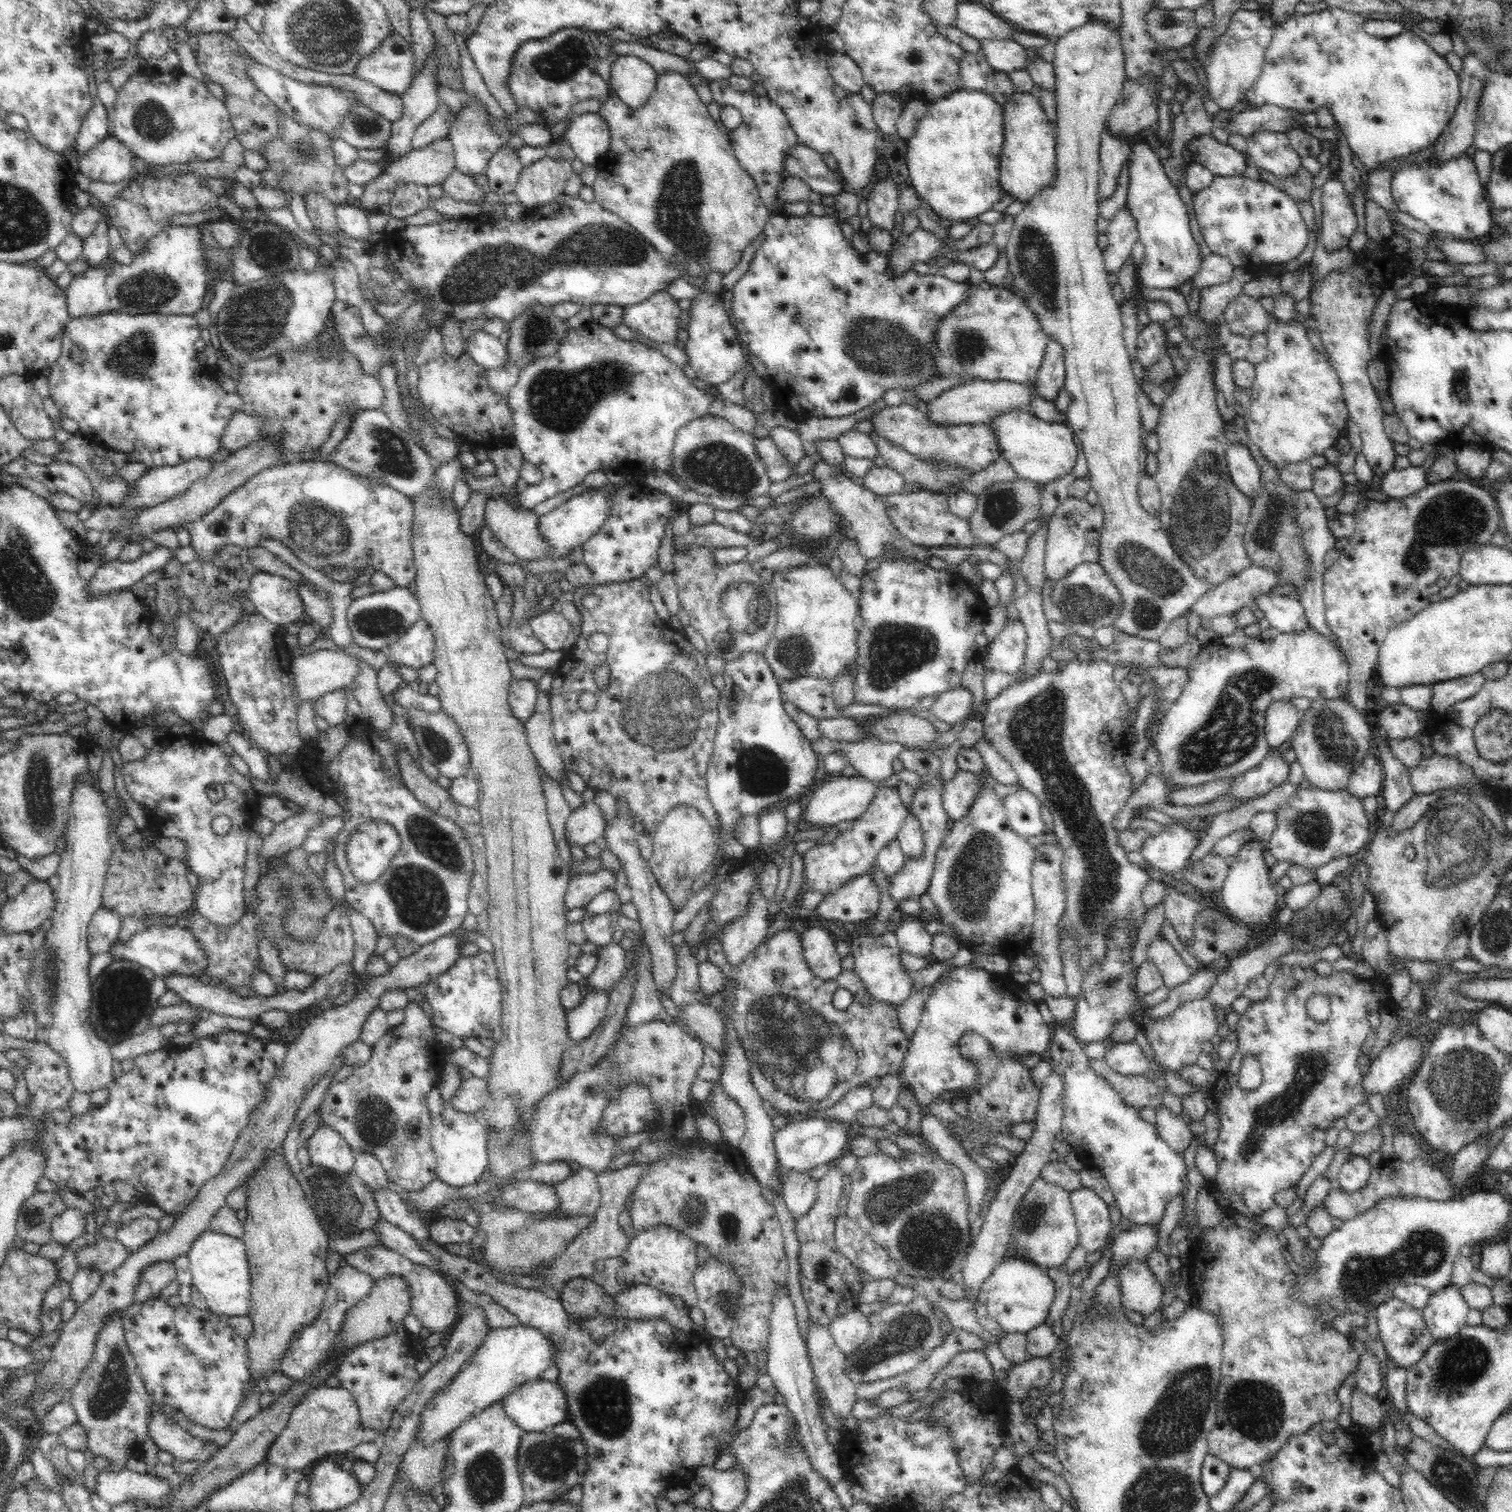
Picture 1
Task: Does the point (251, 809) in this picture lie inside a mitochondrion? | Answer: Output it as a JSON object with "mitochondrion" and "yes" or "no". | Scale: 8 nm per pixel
{"mitochondrion":"no"}

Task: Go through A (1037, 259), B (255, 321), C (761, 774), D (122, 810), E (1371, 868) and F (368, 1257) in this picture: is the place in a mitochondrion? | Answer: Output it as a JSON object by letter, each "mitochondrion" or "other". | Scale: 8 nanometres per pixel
{"A":"mitochondrion","B":"mitochondrion","C":"mitochondrion","D":"other","E":"other","F":"mitochondrion"}

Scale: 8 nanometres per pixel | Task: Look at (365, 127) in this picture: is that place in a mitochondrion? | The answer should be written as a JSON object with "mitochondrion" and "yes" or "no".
{"mitochondrion":"yes"}

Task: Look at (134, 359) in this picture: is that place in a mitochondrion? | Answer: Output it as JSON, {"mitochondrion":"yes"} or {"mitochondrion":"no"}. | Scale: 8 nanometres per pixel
{"mitochondrion":"yes"}

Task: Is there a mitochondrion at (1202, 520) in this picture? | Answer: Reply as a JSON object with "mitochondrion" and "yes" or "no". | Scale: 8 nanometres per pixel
{"mitochondrion":"yes"}

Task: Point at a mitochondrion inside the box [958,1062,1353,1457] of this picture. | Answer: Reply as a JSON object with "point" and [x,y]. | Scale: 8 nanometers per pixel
{"point":[1255,1410]}

